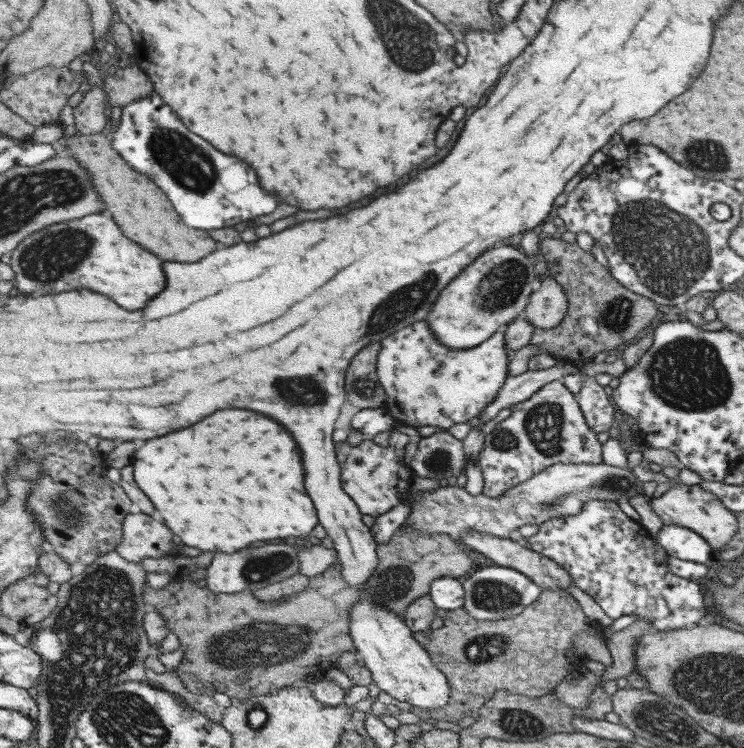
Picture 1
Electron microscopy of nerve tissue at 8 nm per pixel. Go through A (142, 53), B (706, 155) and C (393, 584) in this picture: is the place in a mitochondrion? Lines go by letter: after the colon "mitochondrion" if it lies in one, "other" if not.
A: other
B: mitochondrion
C: mitochondrion

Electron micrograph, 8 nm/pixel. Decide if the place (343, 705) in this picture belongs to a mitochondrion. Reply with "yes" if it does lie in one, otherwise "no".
no

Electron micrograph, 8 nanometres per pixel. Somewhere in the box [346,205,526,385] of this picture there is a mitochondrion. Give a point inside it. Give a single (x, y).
(397, 307)

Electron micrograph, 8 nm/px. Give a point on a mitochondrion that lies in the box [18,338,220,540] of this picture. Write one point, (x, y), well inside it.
(62, 509)

